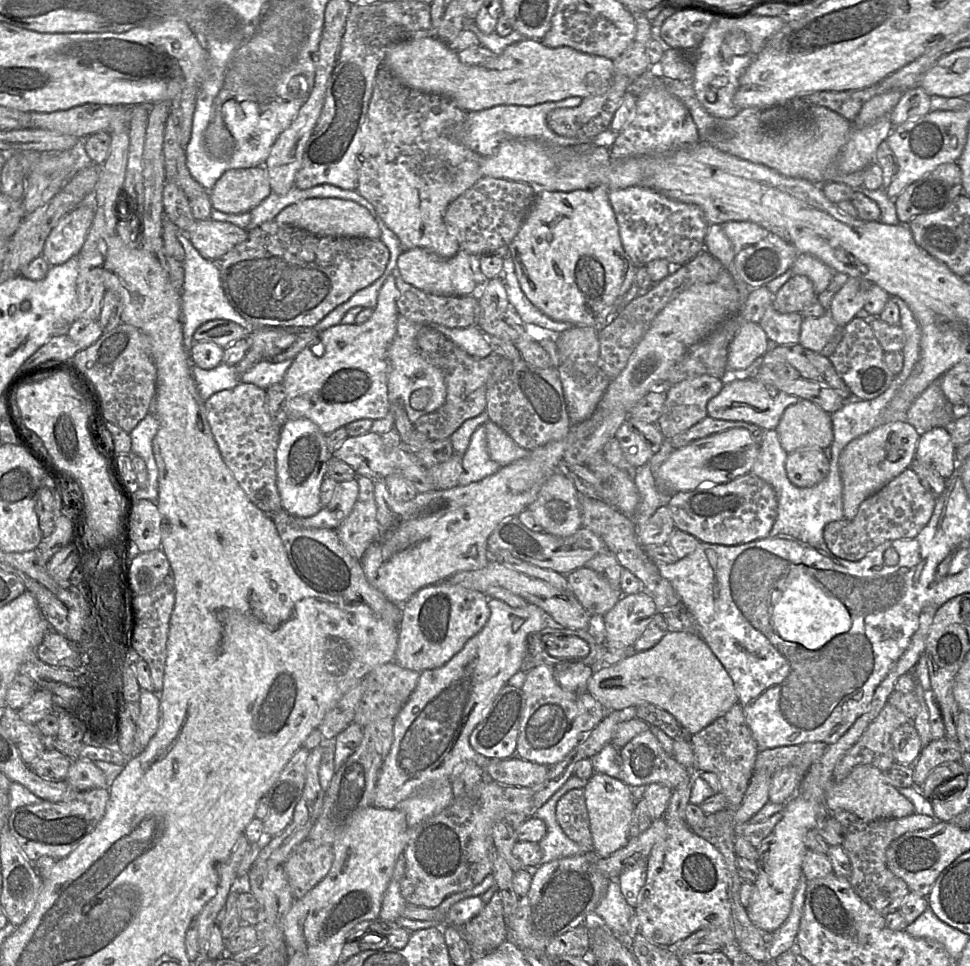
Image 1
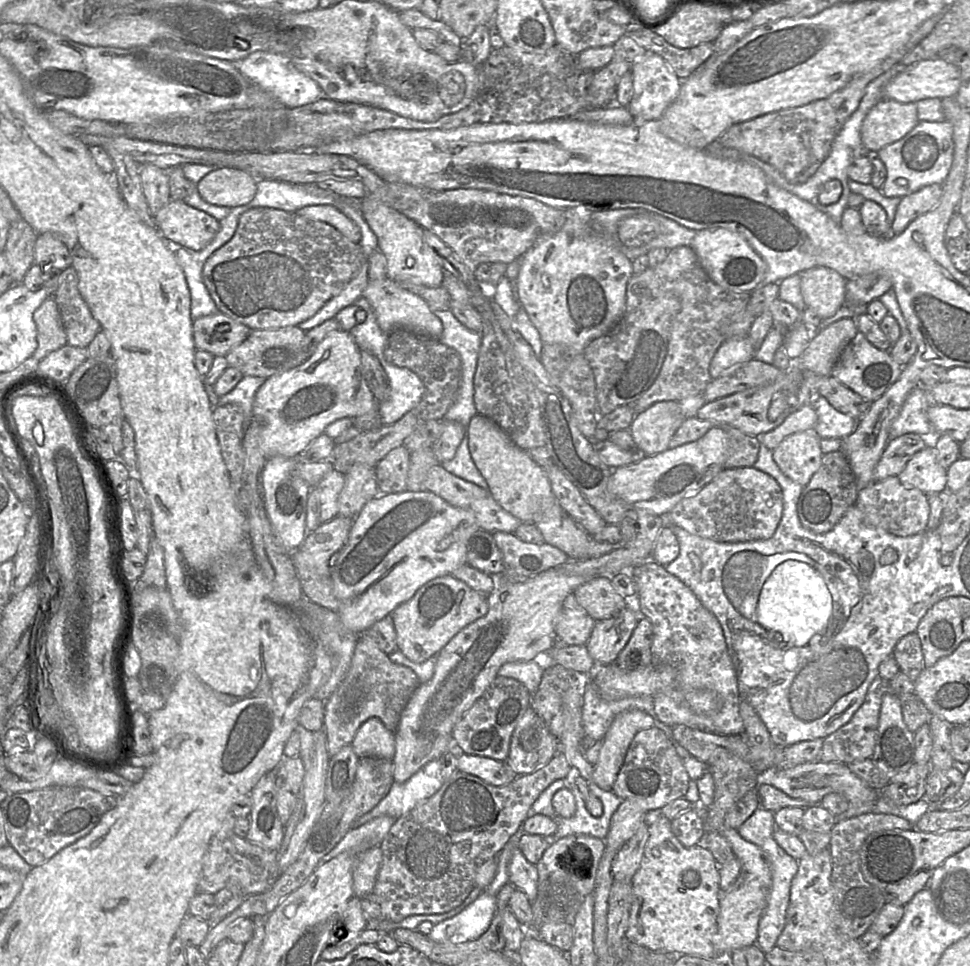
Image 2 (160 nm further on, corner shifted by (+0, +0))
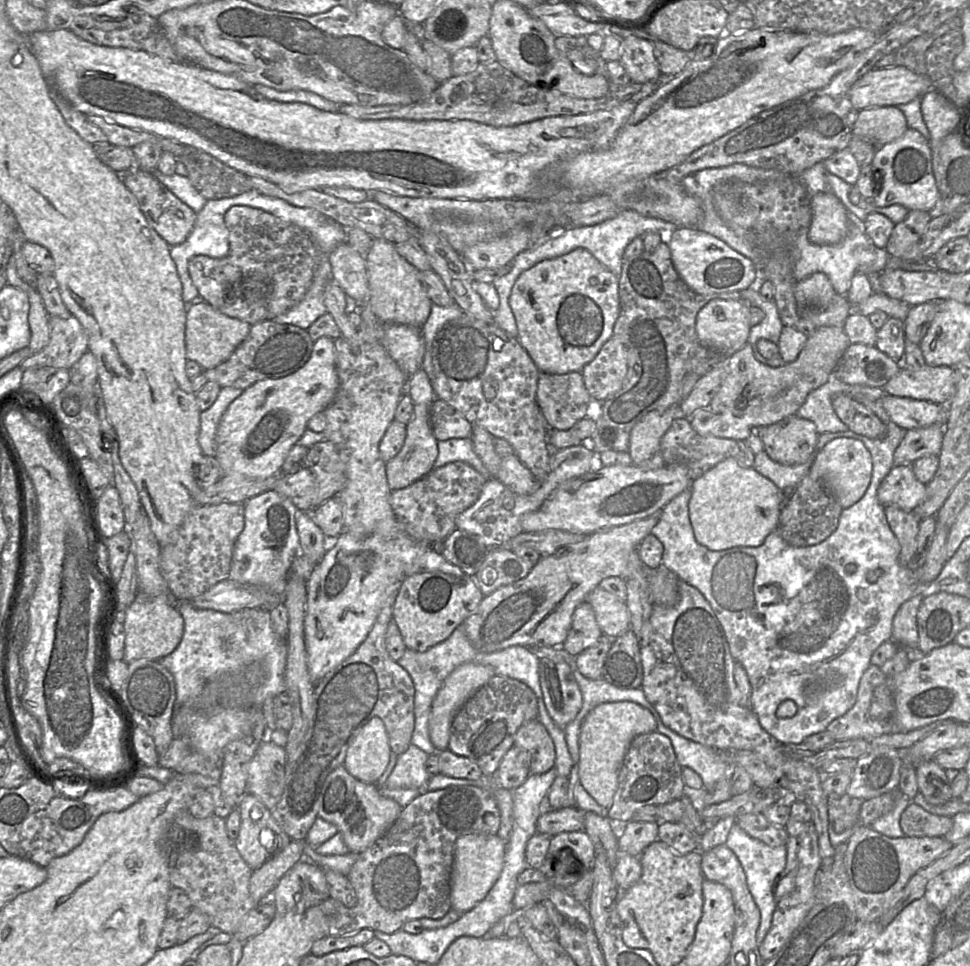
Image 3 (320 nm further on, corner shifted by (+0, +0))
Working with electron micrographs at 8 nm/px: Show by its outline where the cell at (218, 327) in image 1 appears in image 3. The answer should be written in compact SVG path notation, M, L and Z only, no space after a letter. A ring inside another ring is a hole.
M207 302L192 304L187 308L185 348L187 360L197 362L203 370L211 369L226 361L246 339L251 325L238 318L223 314Z

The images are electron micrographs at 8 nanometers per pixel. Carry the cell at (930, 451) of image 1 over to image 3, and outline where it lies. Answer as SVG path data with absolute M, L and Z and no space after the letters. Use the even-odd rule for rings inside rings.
M911 464L894 465L880 484L877 497L883 506L893 505L904 511L913 511L924 499L926 485L920 482Z

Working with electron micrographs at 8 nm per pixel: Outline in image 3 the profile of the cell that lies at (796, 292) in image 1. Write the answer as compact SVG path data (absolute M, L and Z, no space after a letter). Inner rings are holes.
M819 327L813 335L808 337L803 349L794 361L782 366L771 367L759 362L754 357L754 348L747 342L734 354L724 358L726 360L726 376L711 402L707 406L697 409L690 417L693 429L702 436L746 440L754 431L759 431L762 427L796 415L808 394L828 381L850 343L843 327Z

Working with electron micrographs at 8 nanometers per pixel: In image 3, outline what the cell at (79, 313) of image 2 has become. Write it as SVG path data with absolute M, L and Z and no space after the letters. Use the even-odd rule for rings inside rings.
M71 315L67 319L50 317L50 340L39 352L28 356L19 366L23 371L29 368L64 368L71 369L88 351L88 335L78 319Z

